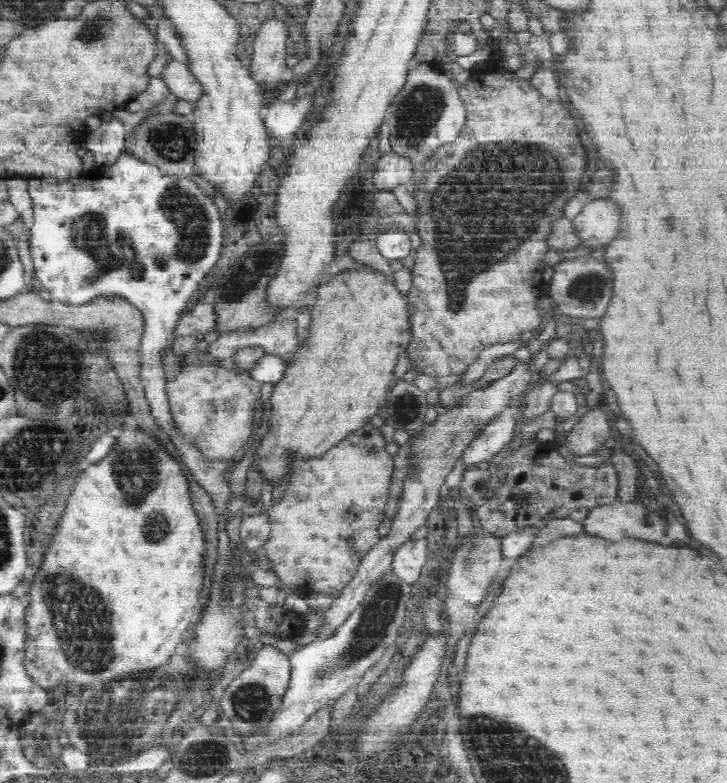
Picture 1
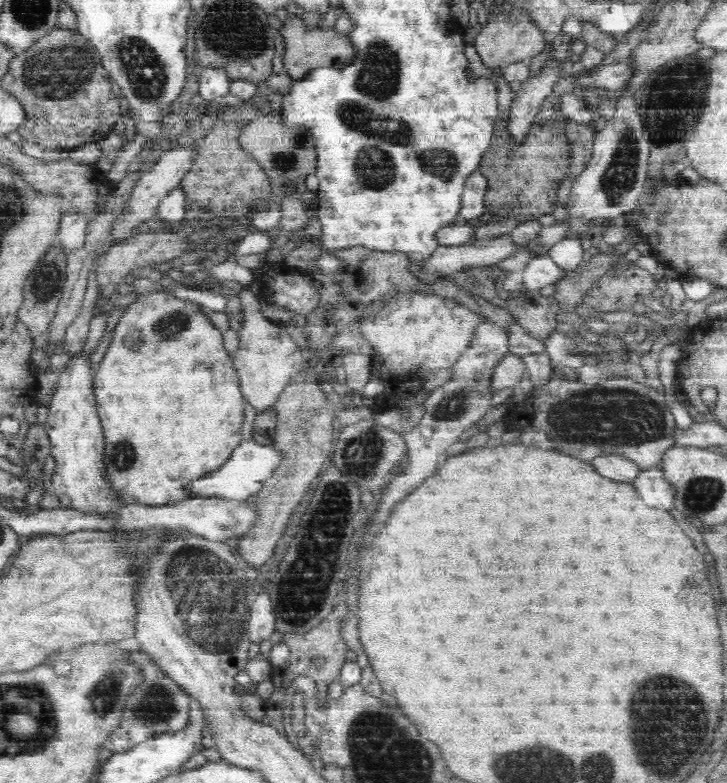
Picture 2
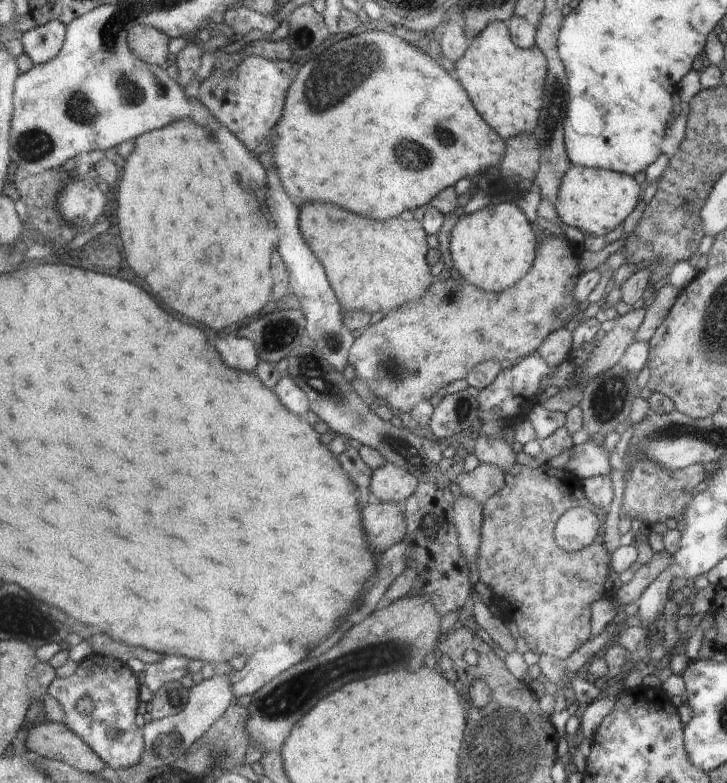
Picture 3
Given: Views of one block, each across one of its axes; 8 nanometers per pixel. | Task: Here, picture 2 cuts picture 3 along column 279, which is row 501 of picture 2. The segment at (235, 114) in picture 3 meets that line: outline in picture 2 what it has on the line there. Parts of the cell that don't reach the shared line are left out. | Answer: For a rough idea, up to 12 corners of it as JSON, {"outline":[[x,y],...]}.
{"outline":[[75,354],[43,424],[61,507],[118,517],[93,394]]}

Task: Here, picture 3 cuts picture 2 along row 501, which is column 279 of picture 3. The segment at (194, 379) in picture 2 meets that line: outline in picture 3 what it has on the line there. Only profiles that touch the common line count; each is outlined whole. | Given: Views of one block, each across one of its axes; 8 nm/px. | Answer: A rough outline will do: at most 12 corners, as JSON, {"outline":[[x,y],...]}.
{"outline":[[396,34],[306,59],[270,166],[388,220],[497,166],[463,86]]}

